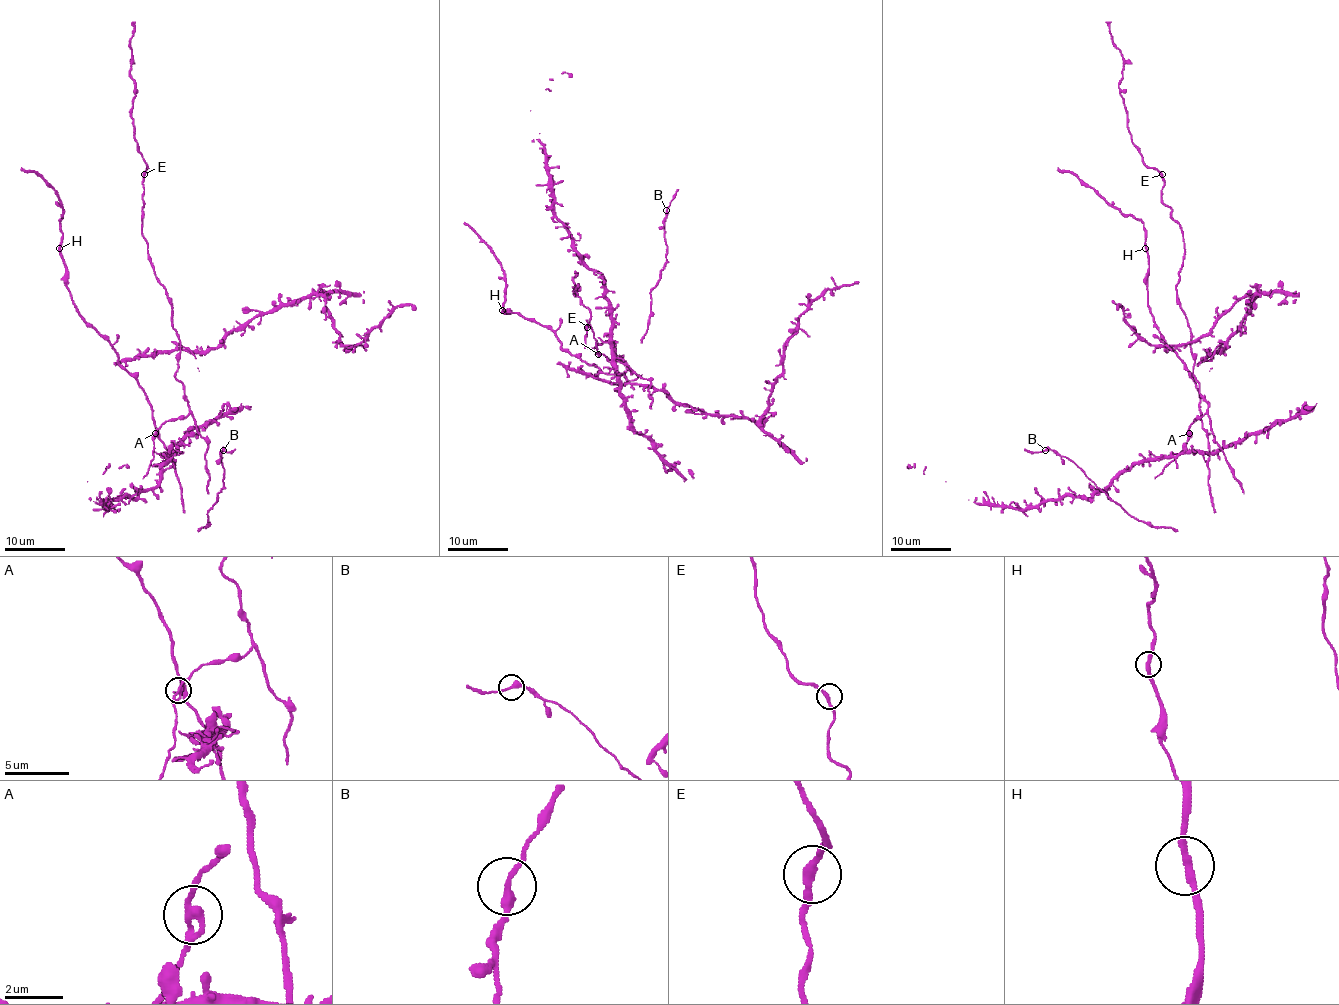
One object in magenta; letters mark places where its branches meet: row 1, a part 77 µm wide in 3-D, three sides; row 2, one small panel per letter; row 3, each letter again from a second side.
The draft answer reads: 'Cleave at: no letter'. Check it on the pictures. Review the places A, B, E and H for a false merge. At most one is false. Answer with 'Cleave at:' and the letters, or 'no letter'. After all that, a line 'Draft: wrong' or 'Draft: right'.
Cleave at: no letter
Draft: right

